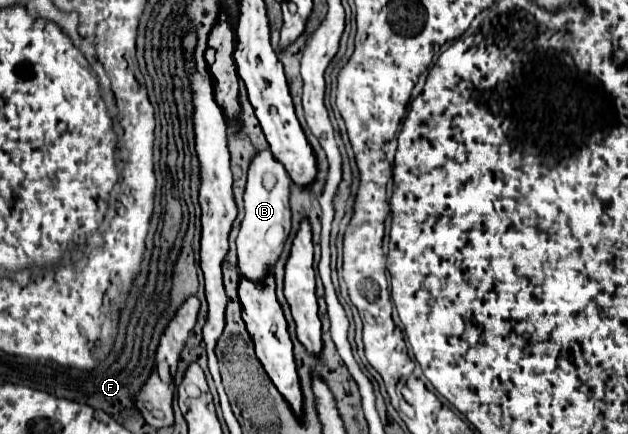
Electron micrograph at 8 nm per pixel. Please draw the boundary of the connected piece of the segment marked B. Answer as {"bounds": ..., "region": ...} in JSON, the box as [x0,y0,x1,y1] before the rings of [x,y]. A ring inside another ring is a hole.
{"bounds":[236,148,290,282],"region":[[[270,148],[258,150],[248,166],[248,176],[246,176],[246,190],[244,190],[244,218],[240,220],[240,232],[236,238],[236,248],[238,248],[238,268],[246,278],[252,278],[254,282],[260,282],[268,270],[274,268],[284,242],[290,234],[290,206],[288,206],[288,196],[290,196],[290,176],[286,168],[272,156]],[[272,172],[276,176],[276,186],[272,190],[266,190],[262,186],[262,174]]]}

